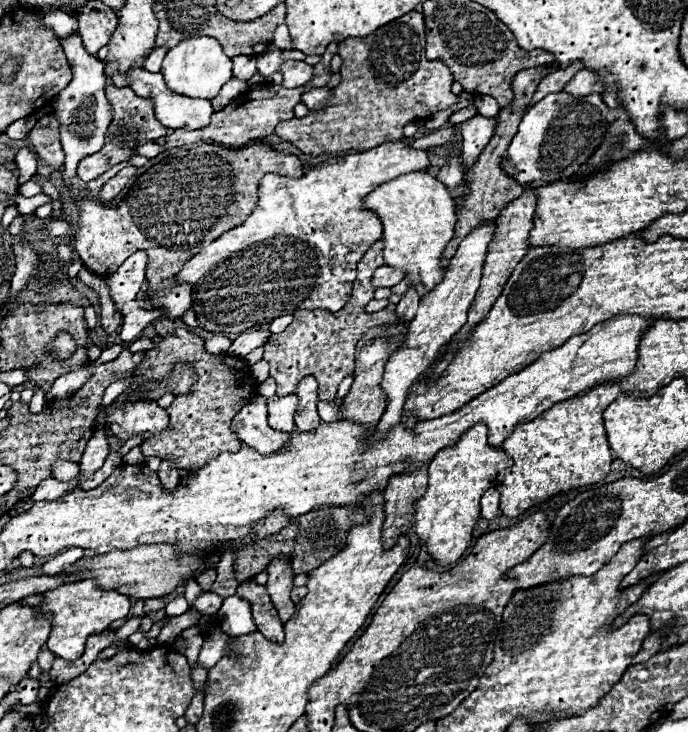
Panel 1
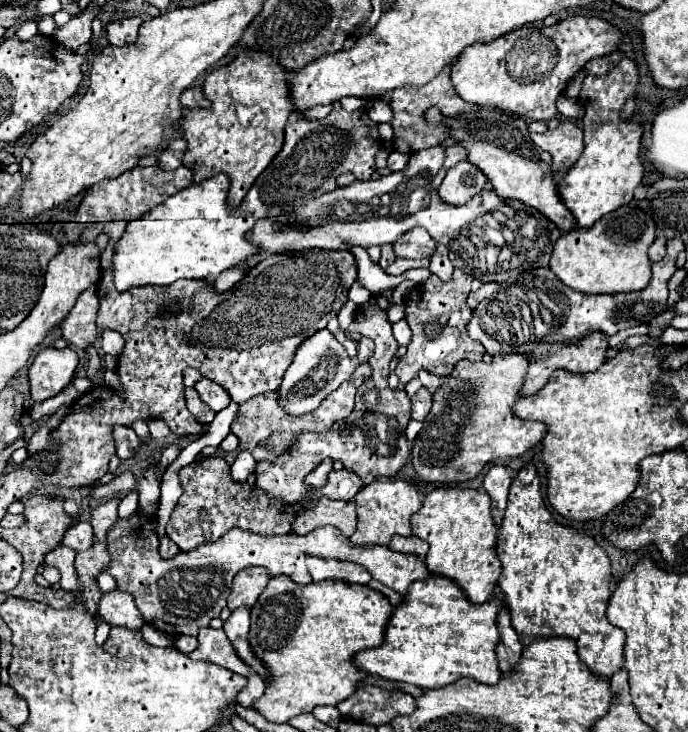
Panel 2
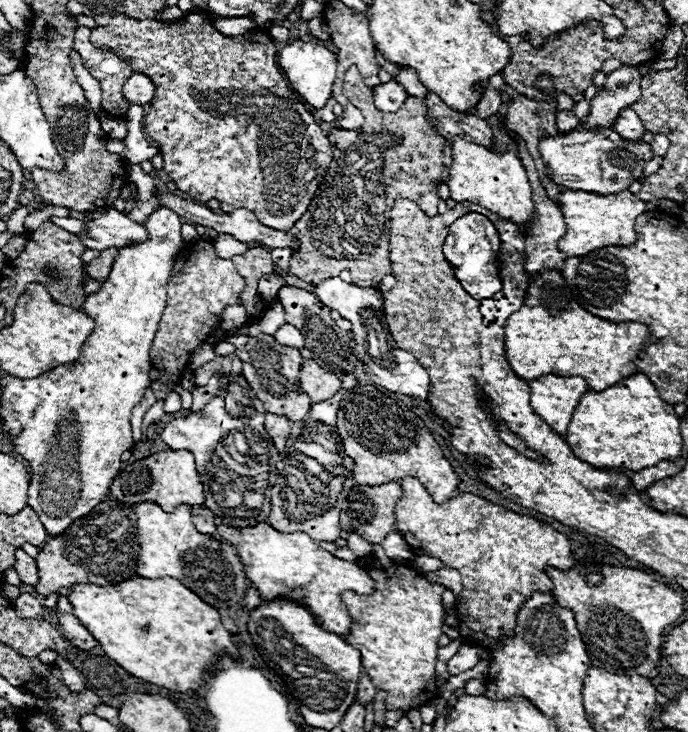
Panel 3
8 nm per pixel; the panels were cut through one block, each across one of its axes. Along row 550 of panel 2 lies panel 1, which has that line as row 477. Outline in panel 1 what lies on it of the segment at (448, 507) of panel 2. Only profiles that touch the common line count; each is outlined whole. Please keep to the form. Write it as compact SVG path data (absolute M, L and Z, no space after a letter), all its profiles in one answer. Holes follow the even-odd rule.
M472 426L452 448L440 450L428 464L426 494L414 504L414 532L426 546L428 554L440 564L456 562L470 544L472 530L480 518L480 498L494 484L494 478L512 466L502 450L492 450L486 442L486 426Z

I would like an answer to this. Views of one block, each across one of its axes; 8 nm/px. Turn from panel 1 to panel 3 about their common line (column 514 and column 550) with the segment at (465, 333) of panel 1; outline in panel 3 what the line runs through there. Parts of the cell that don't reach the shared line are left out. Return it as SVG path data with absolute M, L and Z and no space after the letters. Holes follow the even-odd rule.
M516 140L516 150L518 150L518 158L522 160L524 164L524 170L526 170L526 176L528 176L528 184L532 188L532 202L534 202L534 218L530 222L530 232L526 236L526 242L528 242L528 262L526 262L526 270L530 276L538 274L538 270L542 270L544 266L554 266L554 268L562 268L564 266L564 260L566 256L558 250L558 240L564 236L566 232L566 222L564 222L564 216L558 208L556 202L552 202L548 196L546 196L546 190L538 178L538 170L536 170L536 164L528 152L528 148L524 146L524 140Z

